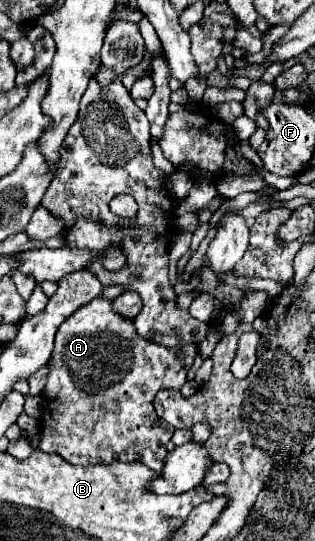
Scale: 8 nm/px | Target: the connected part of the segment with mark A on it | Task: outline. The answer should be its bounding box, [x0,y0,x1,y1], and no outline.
[39,297,197,473]

